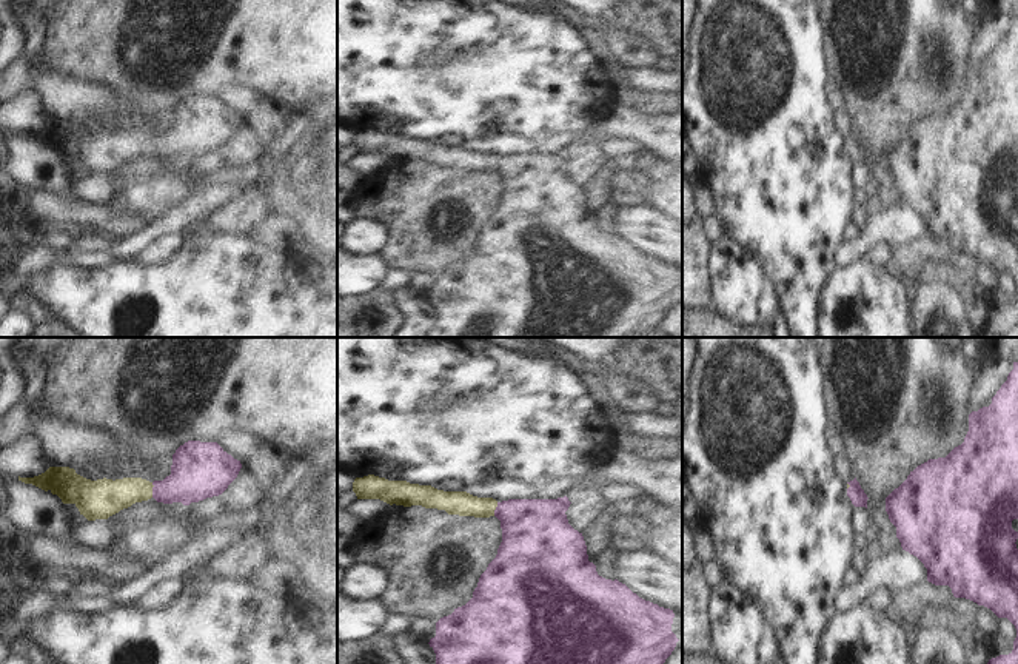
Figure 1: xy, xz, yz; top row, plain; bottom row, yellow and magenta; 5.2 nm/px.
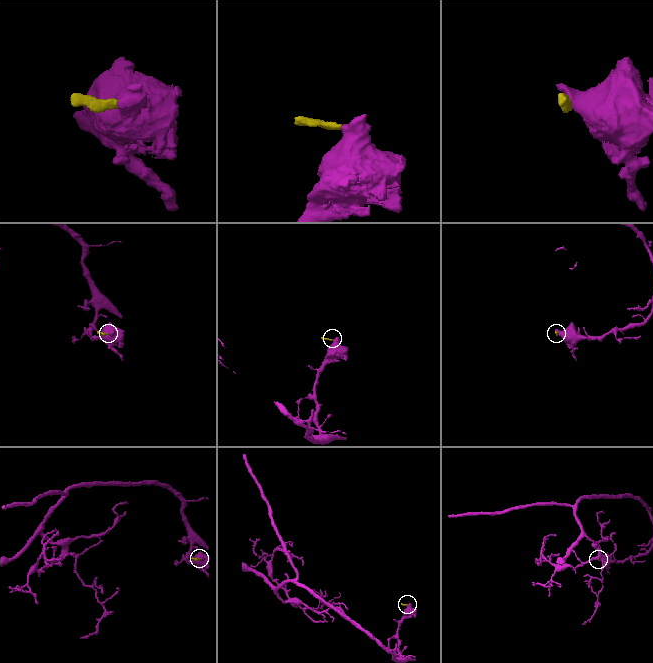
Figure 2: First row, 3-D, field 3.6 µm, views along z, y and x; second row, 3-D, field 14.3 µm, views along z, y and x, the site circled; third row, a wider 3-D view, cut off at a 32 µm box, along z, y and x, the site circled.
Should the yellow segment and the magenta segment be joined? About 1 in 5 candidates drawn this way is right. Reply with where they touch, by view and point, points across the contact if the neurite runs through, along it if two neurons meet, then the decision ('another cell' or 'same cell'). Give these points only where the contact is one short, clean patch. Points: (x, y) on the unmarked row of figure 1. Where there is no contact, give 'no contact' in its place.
meets yellow in xy at (151, 145); runs through xy (105, 153), (128, 145), (151, 145), (184, 140), (196, 128); same cell

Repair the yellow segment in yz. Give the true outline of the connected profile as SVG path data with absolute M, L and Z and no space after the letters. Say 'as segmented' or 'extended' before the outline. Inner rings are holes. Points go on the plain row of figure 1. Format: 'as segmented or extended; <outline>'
extended; M856 132L850 137L847 137L847 151L850 153L852 159L855 162L866 162L867 163L867 149L861 143L859 137Z

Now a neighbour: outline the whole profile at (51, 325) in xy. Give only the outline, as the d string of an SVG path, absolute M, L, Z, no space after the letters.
M46 313L45 319L32 328L26 337L82 337L82 334L69 328L54 313Z

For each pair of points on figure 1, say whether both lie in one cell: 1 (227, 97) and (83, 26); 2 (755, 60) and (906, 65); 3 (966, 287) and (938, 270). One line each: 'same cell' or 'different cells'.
1: different cells
2: different cells
3: same cell

